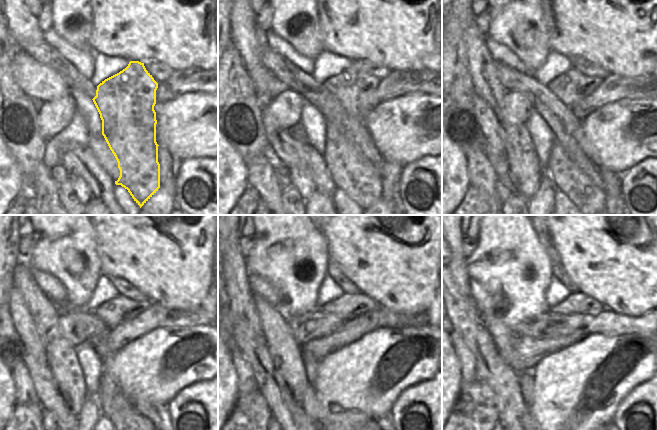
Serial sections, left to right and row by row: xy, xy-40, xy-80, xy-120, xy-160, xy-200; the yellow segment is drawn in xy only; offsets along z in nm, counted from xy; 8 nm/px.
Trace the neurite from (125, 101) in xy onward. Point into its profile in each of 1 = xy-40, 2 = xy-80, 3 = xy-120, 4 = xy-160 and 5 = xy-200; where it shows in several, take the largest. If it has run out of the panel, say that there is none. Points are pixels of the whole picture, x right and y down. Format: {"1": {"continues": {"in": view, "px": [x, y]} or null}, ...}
{"1": {"continues": {"in": "xy-40", "px": [351, 156]}}, "2": {"continues": {"in": "xy-80", "px": [570, 170]}}, "3": {"continues": {"in": "xy-120", "px": [114, 405]}}, "4": {"continues": {"in": "xy-160", "px": [347, 307]}}, "5": {"continues": {"in": "xy-200", "px": [577, 303]}}}

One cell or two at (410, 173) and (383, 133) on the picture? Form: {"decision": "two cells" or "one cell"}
{"decision": "two cells"}

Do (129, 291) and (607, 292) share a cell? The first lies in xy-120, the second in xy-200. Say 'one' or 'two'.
two

